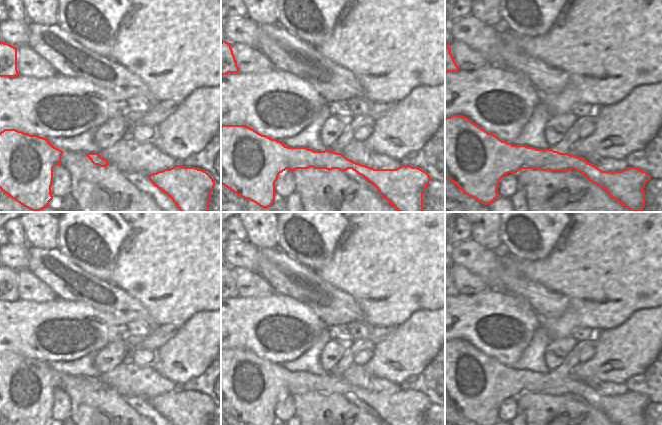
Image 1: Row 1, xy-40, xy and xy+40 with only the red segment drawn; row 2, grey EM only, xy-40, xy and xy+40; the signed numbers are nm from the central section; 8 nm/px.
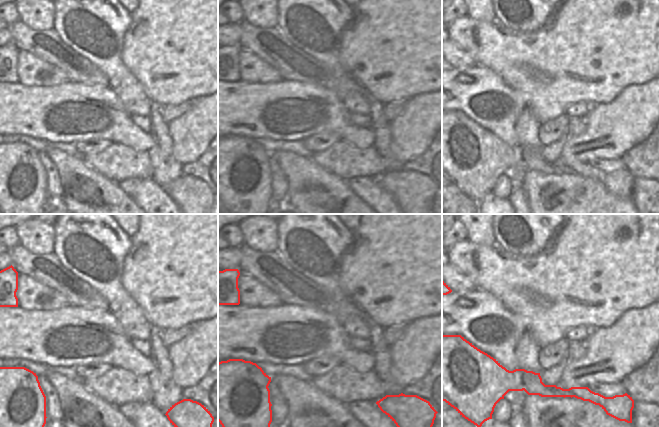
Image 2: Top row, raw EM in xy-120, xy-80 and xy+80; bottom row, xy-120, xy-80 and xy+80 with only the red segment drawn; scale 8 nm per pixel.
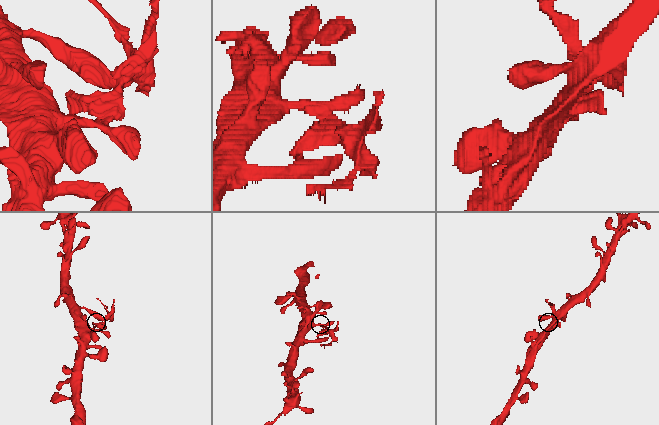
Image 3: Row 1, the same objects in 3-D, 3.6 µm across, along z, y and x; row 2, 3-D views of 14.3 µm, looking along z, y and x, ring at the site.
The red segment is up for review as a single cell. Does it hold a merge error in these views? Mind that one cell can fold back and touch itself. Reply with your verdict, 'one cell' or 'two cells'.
two cells

